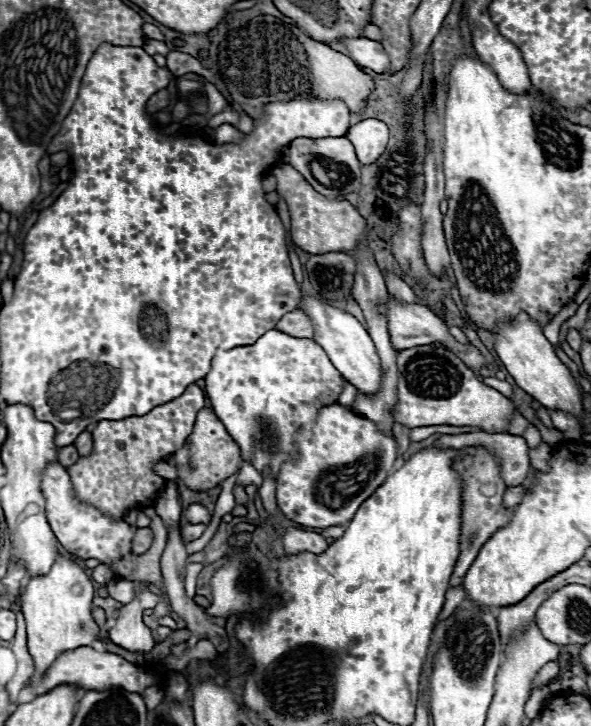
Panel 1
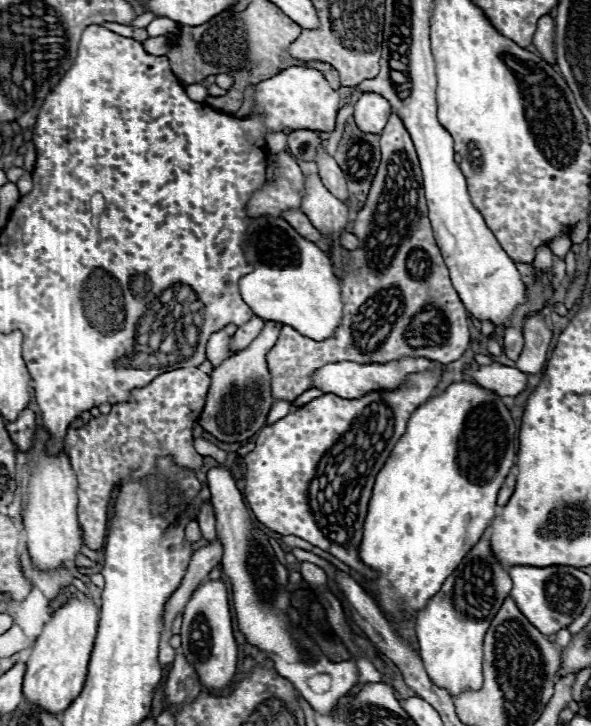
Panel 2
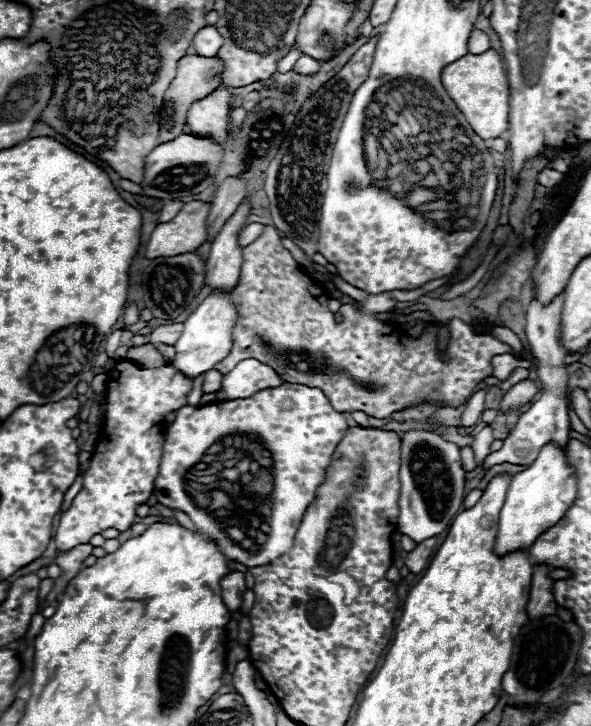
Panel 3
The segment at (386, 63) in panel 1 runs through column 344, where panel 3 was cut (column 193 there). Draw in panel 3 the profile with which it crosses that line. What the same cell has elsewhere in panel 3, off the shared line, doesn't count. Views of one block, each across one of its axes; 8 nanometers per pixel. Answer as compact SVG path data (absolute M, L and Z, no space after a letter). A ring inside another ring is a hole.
M206 26L206 28L202 28L202 30L194 36L192 46L194 46L194 52L196 52L198 56L214 58L216 52L220 50L222 42L224 42L224 40L222 40L222 36L216 32L216 28L214 28L214 26Z

